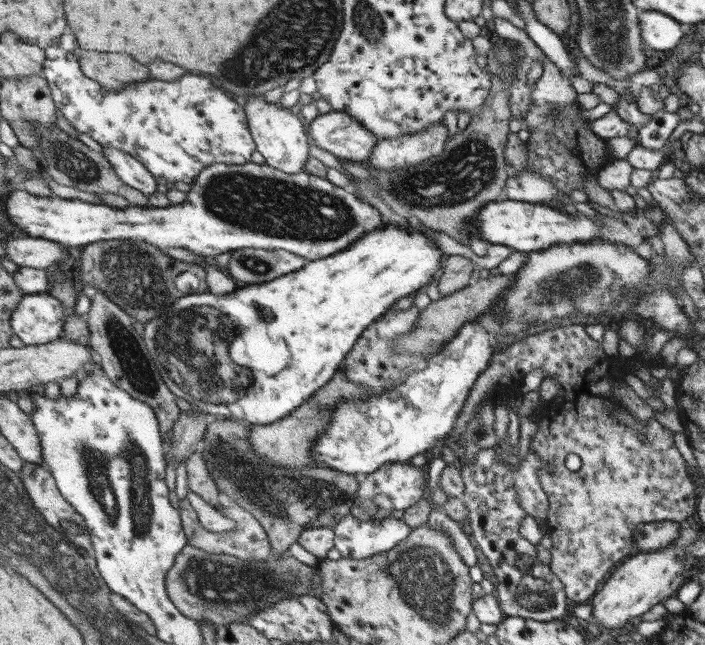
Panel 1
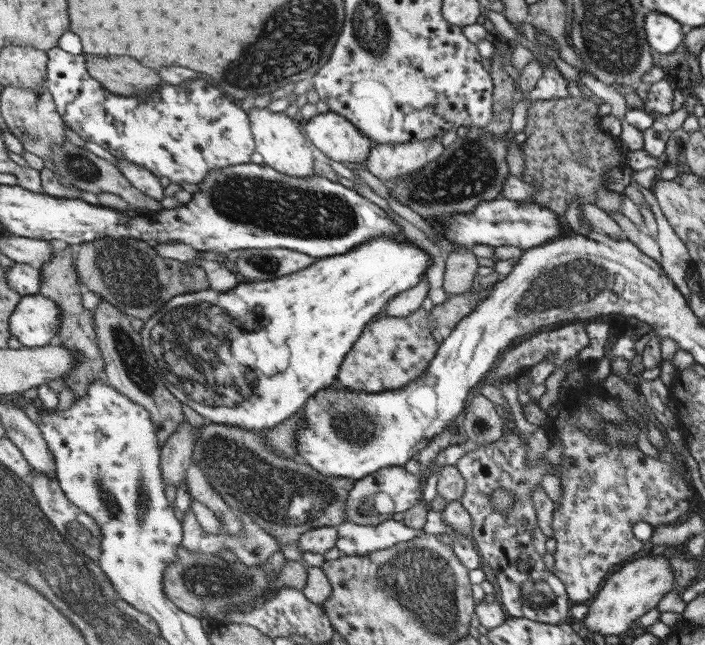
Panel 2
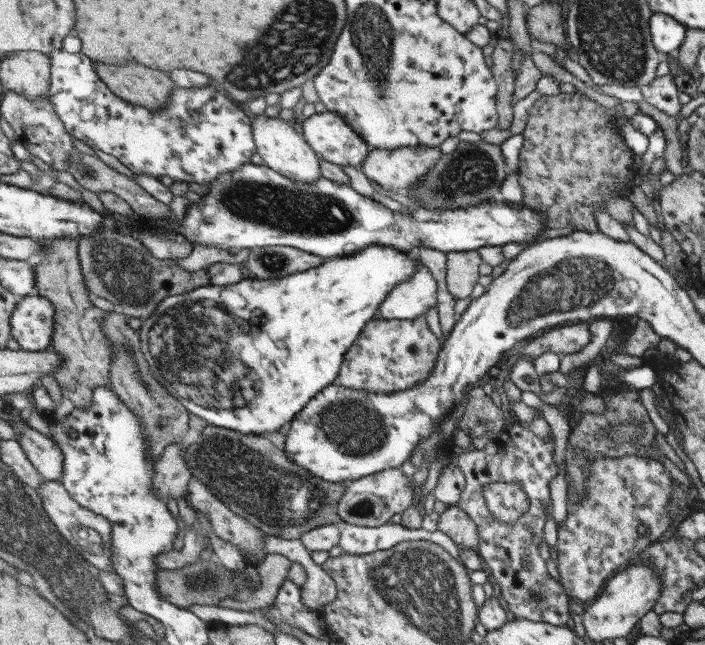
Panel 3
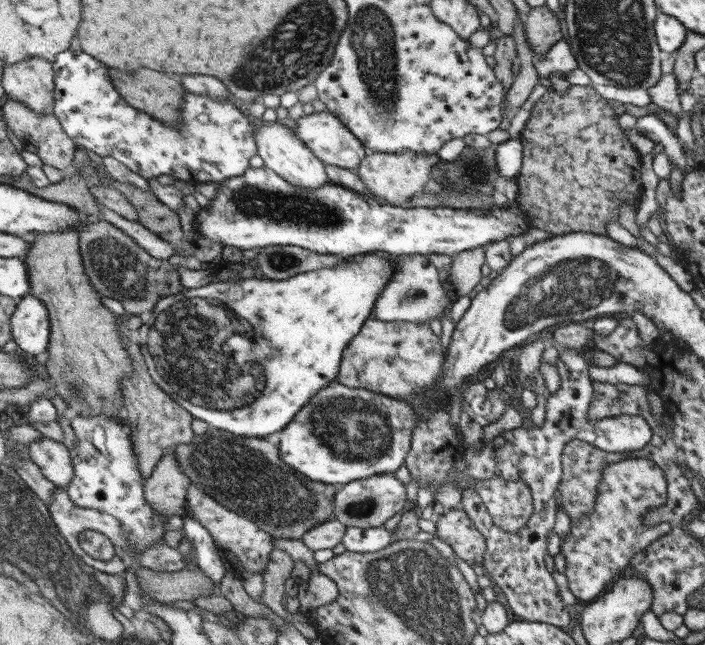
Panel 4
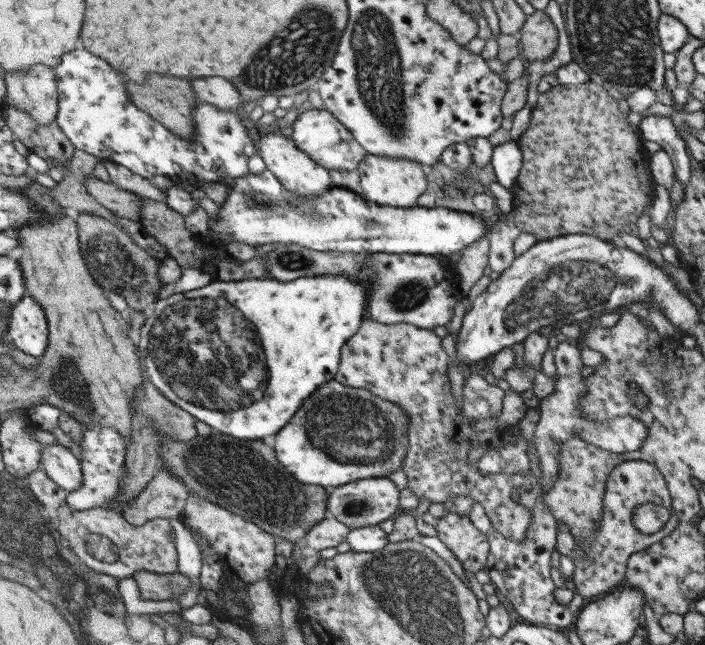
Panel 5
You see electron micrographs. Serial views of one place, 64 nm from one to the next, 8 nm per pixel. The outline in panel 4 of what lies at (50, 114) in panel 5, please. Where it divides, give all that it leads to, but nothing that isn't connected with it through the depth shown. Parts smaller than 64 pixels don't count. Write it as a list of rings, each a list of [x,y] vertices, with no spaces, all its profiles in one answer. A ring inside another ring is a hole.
[[[31,58],[31,62],[21,62],[17,66],[7,66],[3,84],[7,86],[7,94],[11,100],[27,104],[31,110],[35,110],[39,116],[51,116],[55,114],[55,66],[49,60],[43,58]]]

